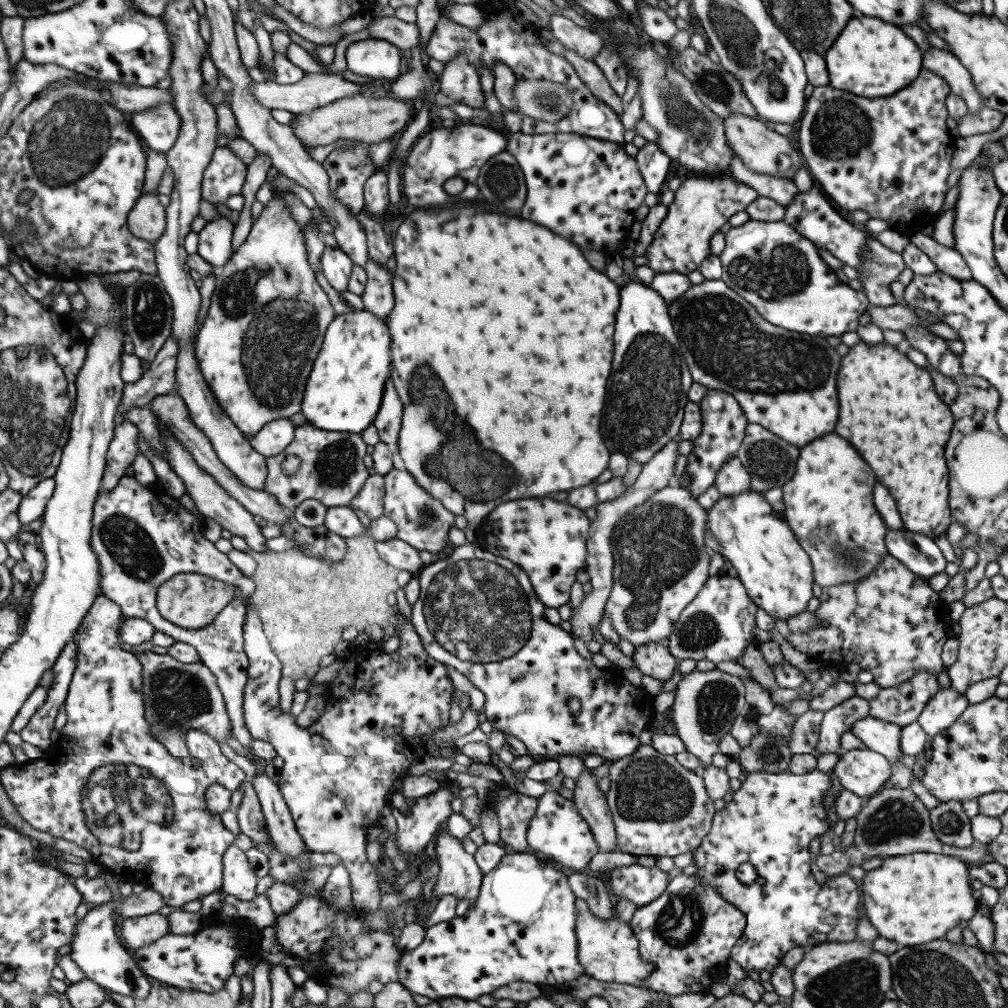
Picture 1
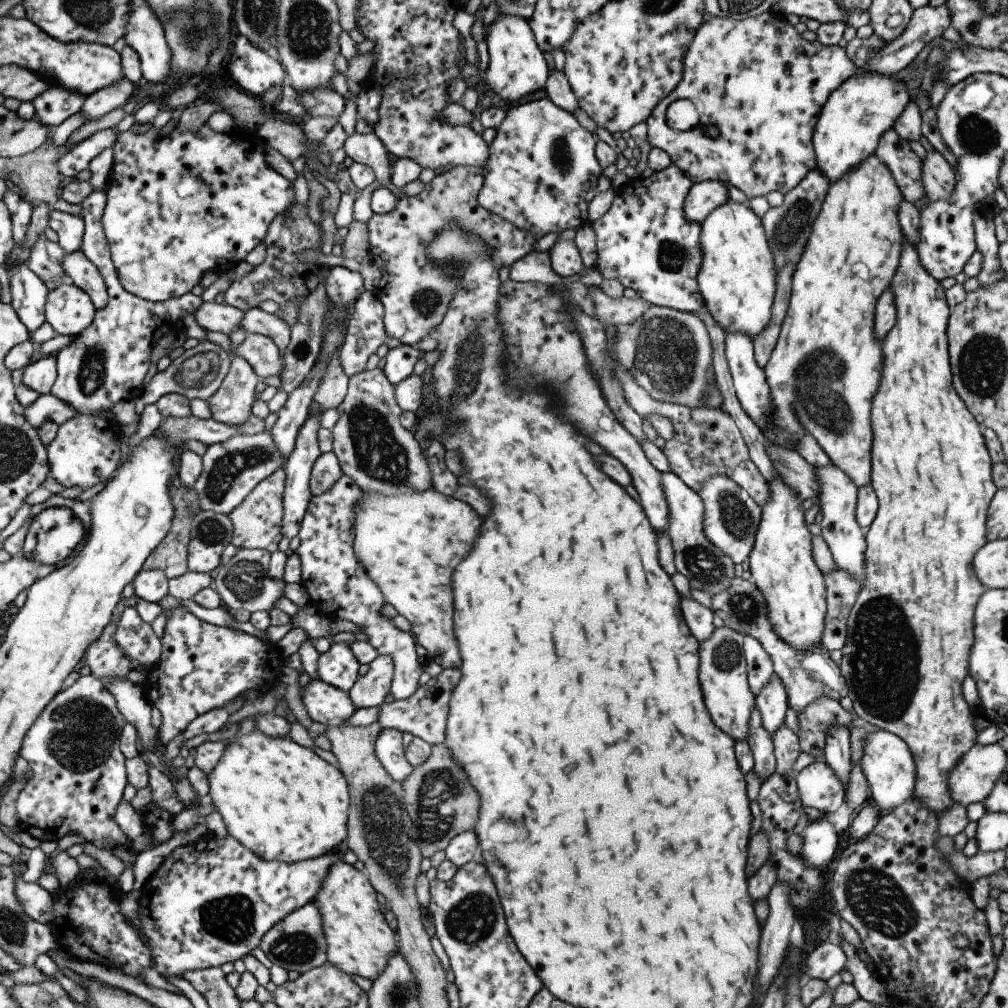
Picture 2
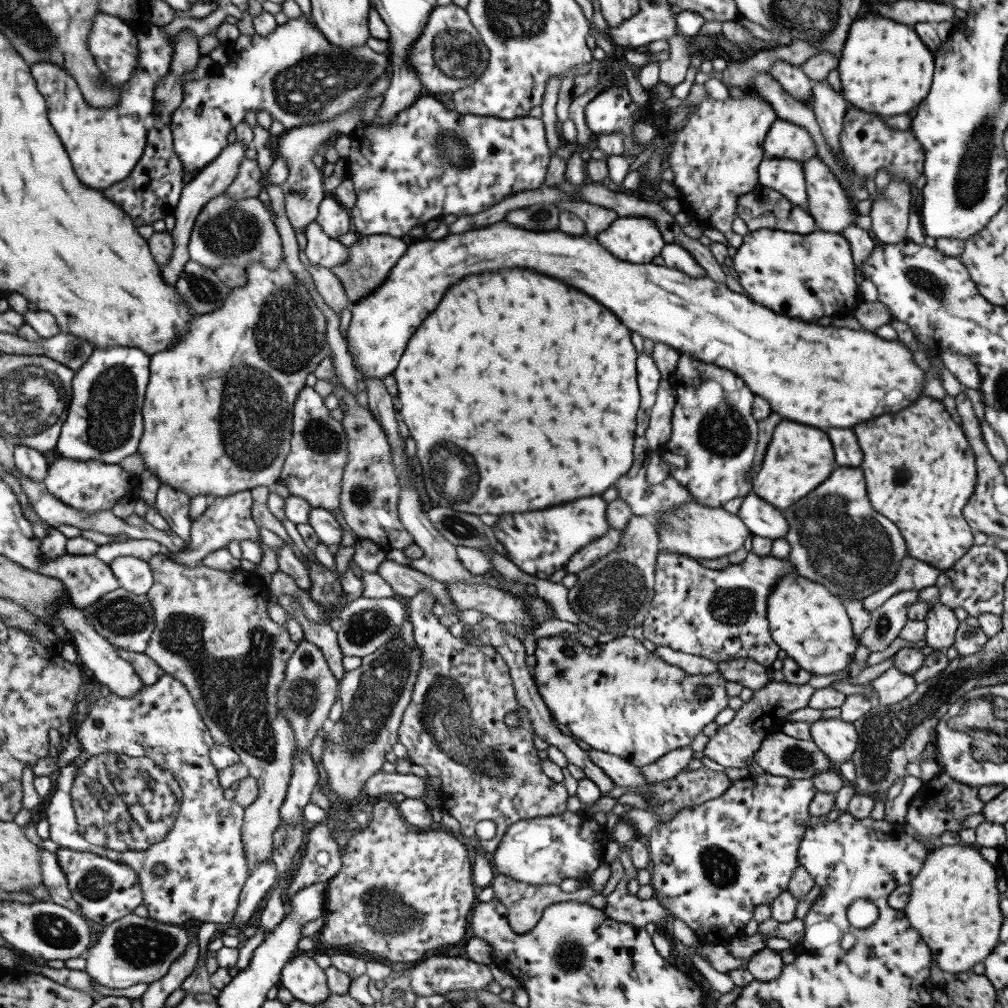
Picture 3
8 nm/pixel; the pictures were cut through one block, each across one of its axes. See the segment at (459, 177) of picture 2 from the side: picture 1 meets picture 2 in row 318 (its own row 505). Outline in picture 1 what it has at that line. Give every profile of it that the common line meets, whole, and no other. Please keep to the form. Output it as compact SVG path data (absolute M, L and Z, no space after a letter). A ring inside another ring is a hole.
M390 470L382 478L385 483L383 500L383 515L396 523L397 537L416 548L431 552L436 558L439 552L448 544L448 531L454 527L454 518L442 502L428 494L406 470Z

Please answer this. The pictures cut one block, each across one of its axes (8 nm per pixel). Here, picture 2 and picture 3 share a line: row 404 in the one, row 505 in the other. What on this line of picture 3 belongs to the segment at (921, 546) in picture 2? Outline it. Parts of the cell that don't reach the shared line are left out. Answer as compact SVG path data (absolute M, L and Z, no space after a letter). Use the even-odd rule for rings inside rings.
M922 396L912 406L896 414L884 414L858 424L854 432L864 452L862 472L866 476L868 498L874 510L890 518L900 528L908 556L940 570L950 568L974 542L974 530L966 522L963 508L973 497L977 472L975 454L963 428L952 420L942 401Z

